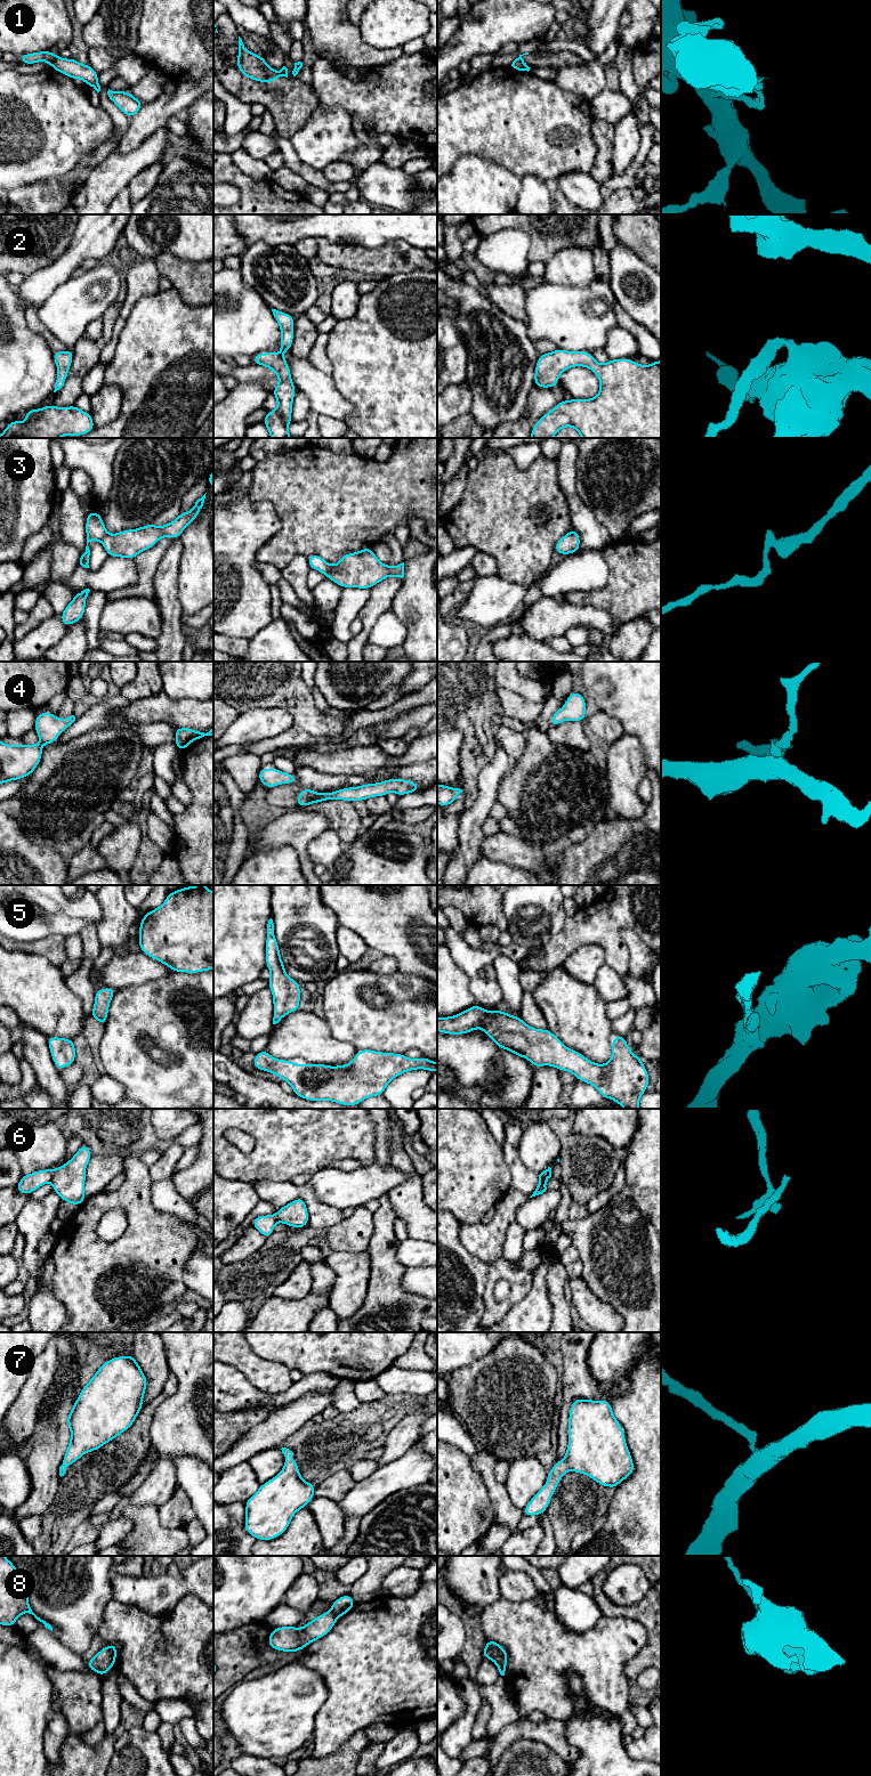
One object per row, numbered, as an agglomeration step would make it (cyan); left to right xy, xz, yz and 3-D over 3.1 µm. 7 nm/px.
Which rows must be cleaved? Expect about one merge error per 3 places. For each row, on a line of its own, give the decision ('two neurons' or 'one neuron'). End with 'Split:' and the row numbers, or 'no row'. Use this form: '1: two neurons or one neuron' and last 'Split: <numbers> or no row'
1: two neurons
2: one neuron
3: two neurons
4: one neuron
5: one neuron
6: two neurons
7: one neuron
8: two neurons
Split: 1, 3, 6, 8

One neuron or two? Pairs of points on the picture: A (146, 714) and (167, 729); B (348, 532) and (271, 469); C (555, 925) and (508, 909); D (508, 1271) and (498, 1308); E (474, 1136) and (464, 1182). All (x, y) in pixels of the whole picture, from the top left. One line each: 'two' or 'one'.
A: two
B: one
C: one
D: one
E: one

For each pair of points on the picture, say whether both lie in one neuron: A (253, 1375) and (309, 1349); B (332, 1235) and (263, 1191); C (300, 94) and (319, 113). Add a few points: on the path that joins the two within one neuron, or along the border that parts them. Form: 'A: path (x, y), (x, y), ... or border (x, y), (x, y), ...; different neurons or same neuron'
A: border (255, 1353), (267, 1360), (280, 1362), (290, 1370); different neurons
B: border (344, 1218), (323, 1232); different neurons
C: border (317, 106), (307, 121), (298, 129); different neurons

